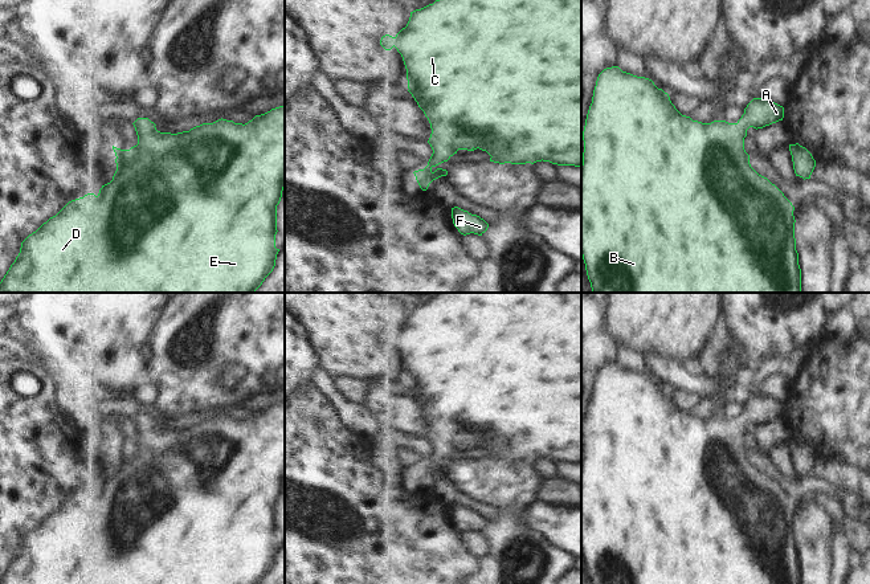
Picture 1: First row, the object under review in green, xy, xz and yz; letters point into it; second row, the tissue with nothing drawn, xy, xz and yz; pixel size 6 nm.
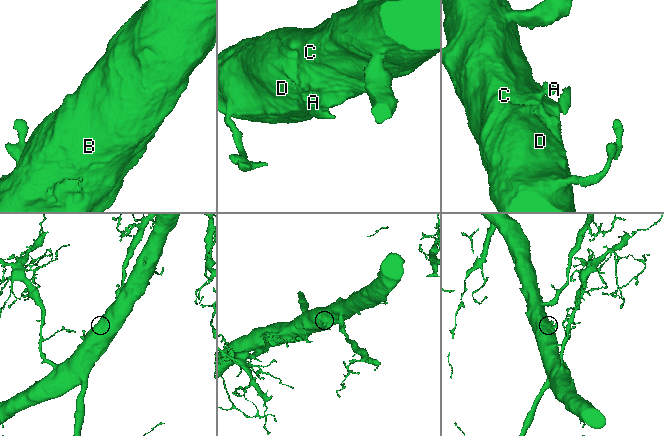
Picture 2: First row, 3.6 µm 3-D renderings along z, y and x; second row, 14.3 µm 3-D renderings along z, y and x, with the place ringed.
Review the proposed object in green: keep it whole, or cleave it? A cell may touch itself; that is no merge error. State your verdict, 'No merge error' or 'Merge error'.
No merge error

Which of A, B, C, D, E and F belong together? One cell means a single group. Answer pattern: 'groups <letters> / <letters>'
groups A B C D E F

